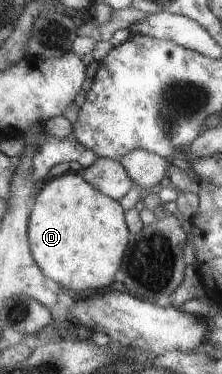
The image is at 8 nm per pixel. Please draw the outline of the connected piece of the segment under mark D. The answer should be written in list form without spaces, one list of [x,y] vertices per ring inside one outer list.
[[[69,171],[53,178],[35,195],[35,205],[28,217],[28,244],[32,258],[49,279],[73,295],[83,295],[83,291],[99,292],[99,289],[105,289],[113,281],[113,275],[123,263],[123,254],[131,236],[125,214],[126,211],[117,200],[95,190],[76,172]]]

